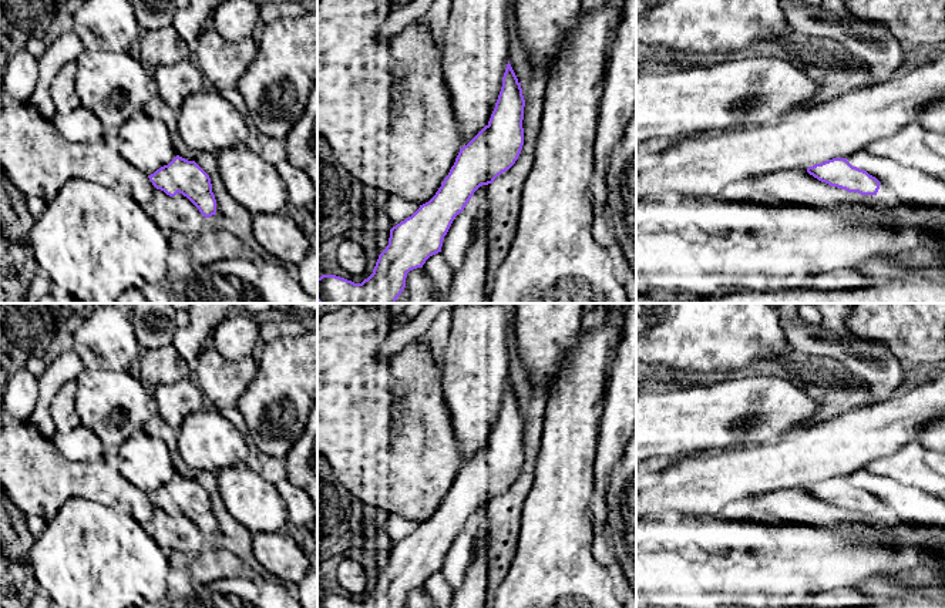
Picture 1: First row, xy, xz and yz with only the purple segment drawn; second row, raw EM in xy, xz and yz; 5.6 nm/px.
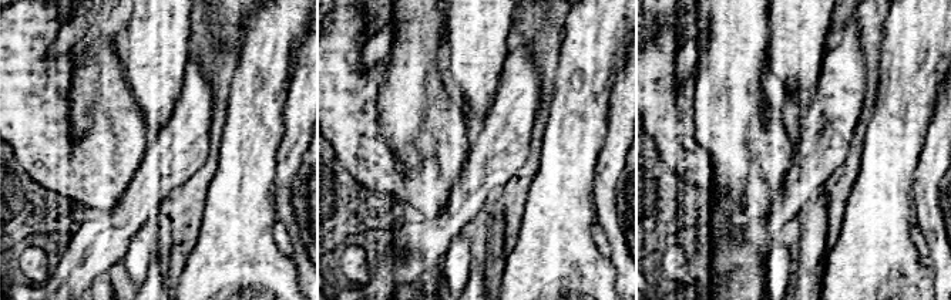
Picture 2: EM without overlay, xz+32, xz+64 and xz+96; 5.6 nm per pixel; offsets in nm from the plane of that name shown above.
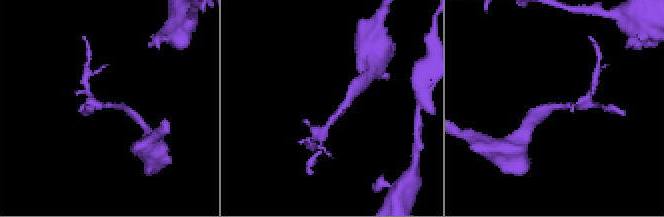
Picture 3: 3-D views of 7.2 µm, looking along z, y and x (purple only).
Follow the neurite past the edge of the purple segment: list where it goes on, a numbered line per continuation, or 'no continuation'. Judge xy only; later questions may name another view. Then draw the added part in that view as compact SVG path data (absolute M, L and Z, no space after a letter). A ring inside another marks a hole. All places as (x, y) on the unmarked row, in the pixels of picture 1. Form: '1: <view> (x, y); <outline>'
no continuation

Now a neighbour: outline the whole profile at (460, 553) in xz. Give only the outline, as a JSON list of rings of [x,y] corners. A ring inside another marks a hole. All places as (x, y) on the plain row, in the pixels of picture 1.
[[[464,530],[460,531],[454,537],[441,565],[441,572],[453,589],[460,587],[464,572],[471,562],[472,551],[474,538]]]

